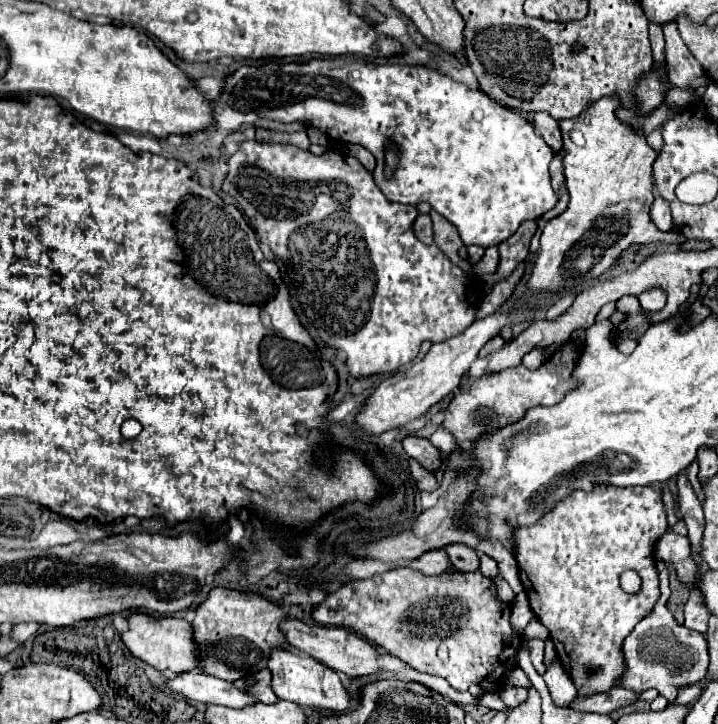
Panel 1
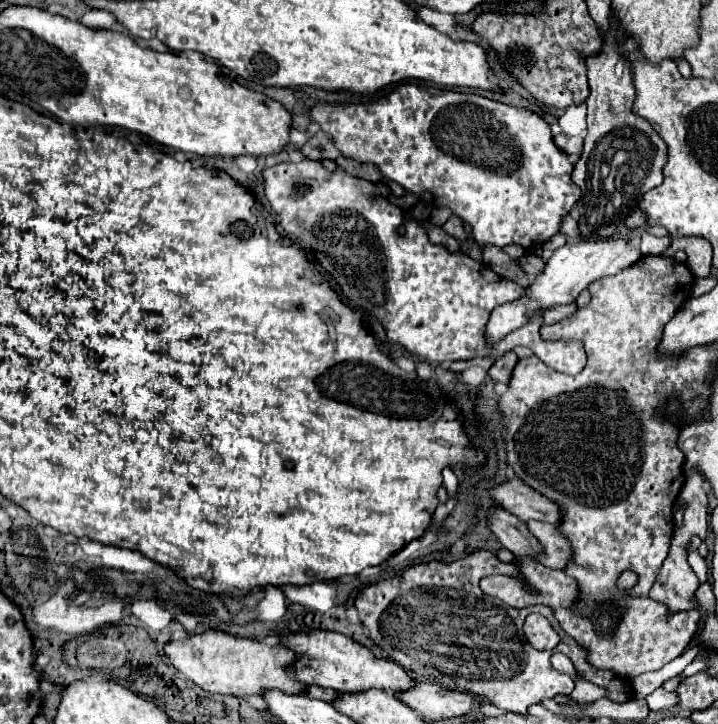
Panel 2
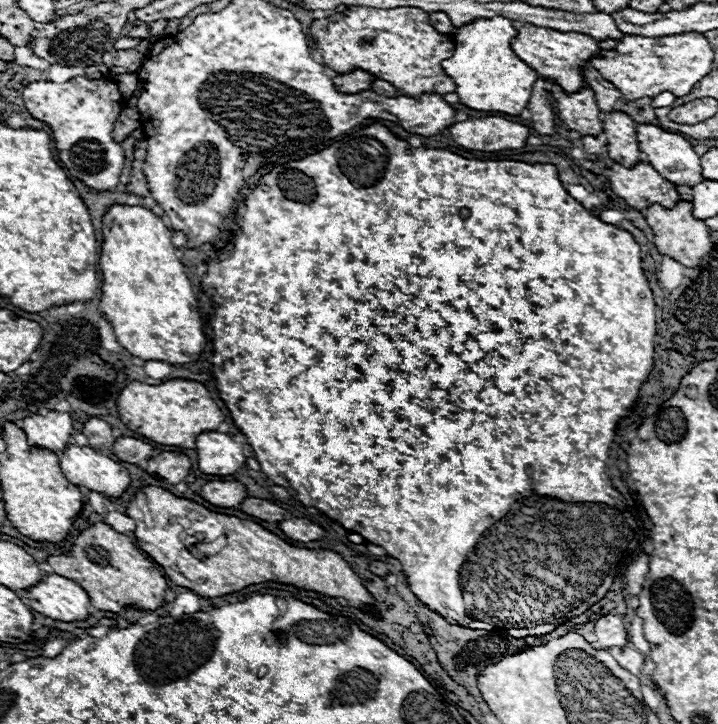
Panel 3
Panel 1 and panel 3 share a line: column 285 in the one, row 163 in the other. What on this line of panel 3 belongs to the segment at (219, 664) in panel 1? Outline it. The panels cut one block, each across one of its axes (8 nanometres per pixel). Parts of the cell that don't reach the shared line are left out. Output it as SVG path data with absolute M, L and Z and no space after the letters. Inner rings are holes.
M612 162L610 172L612 192L622 196L636 210L644 210L656 202L670 208L672 204L676 204L676 200L680 200L676 186L670 180L662 178L650 164L640 162L632 168L624 168L618 162ZM662 182L664 194L660 190Z

